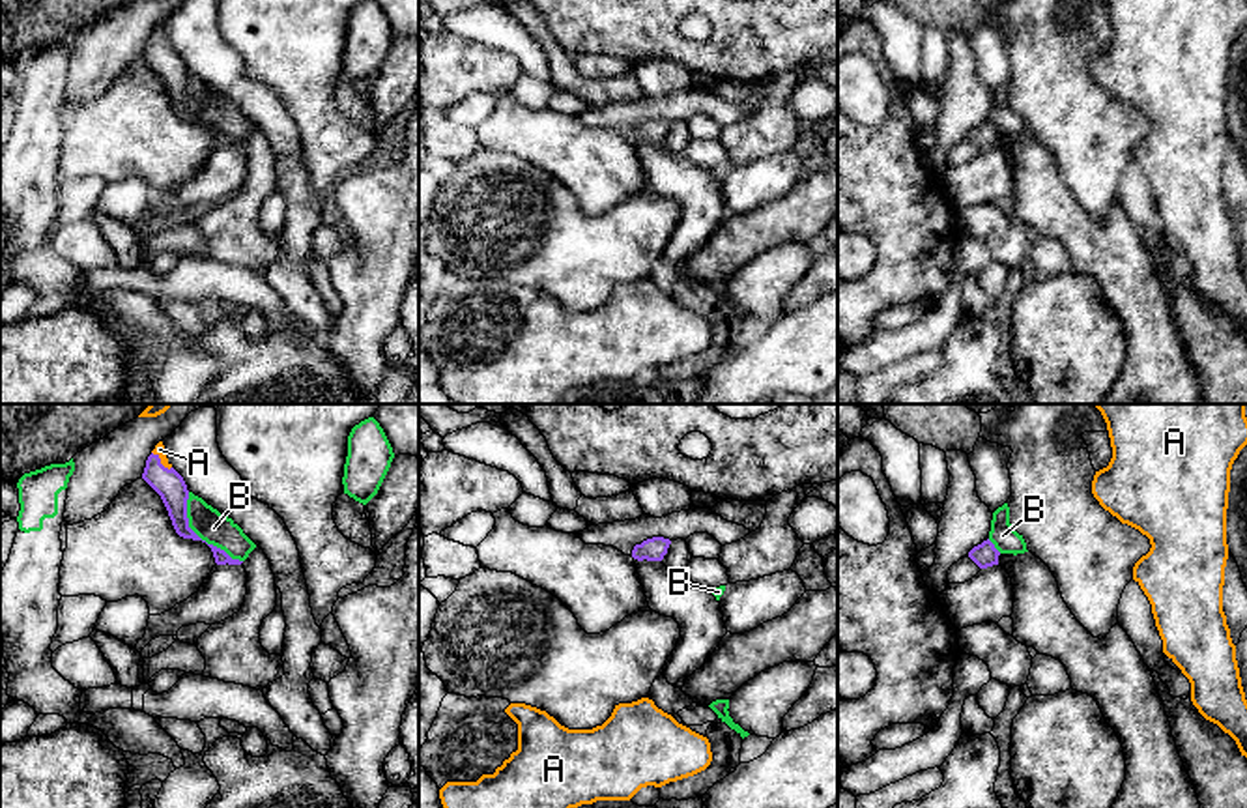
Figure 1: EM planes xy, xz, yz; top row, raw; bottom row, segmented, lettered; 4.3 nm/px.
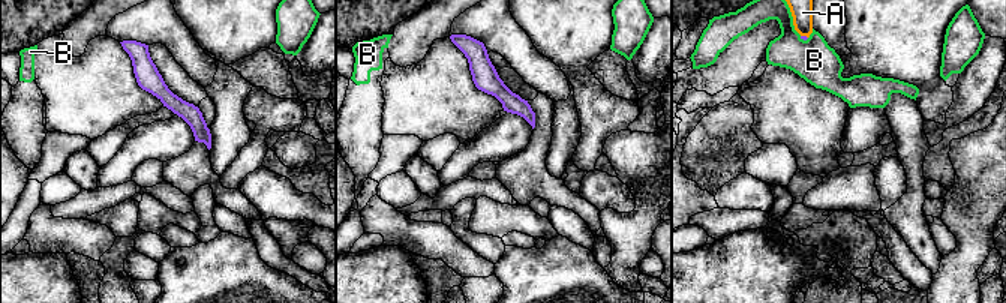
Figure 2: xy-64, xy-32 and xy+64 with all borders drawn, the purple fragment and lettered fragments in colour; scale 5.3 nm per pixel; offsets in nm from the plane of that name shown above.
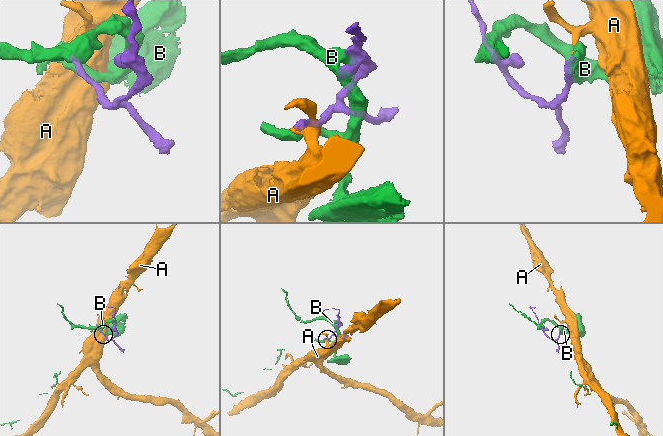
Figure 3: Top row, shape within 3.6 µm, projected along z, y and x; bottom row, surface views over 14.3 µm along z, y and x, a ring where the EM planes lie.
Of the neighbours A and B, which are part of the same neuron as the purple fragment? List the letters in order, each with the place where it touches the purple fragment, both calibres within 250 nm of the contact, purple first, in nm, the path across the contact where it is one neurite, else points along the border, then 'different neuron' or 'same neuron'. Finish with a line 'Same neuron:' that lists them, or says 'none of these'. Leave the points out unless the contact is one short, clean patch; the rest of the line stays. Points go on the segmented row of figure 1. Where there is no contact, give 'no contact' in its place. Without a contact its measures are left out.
A: contact xy (159, 462); calibres 120 and 50 nm; way xy (167, 483), (159, 474), (159, 462), (159, 449); same neuron
B: contact xy (197, 535); calibres 120 and 140 nm; different neuron
Same neuron: A

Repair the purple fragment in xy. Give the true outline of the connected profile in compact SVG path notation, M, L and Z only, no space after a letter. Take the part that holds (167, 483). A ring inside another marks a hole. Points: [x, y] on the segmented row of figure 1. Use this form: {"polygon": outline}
{"polygon": "M159 441L148 456L142 479L161 496L176 533L183 539L202 541L189 527L189 490L183 477L168 462L163 441Z"}

